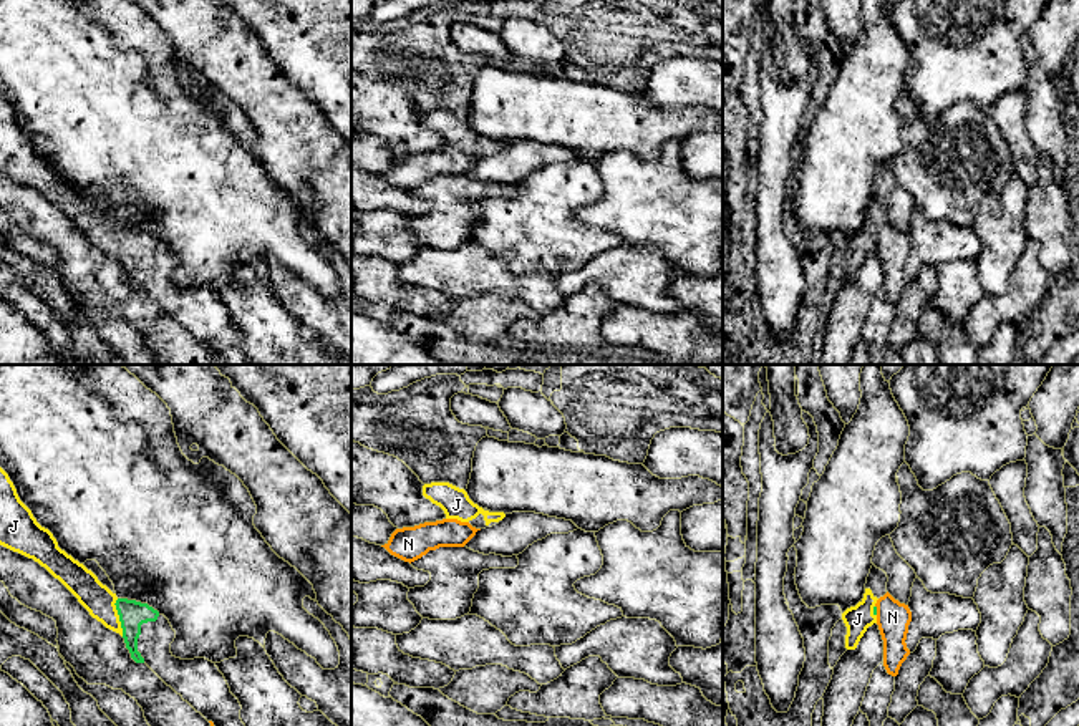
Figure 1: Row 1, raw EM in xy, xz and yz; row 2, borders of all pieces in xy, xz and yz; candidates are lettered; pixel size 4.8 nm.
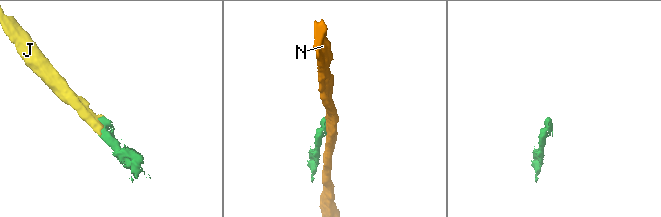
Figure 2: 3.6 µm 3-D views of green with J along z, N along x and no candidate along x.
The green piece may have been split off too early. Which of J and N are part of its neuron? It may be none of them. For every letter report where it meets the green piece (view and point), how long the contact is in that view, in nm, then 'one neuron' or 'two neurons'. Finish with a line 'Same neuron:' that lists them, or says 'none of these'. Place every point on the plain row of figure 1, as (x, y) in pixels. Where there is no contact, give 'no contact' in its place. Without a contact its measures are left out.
J: contact xy (120, 246); length 190 nm; one neuron
N: contact yz (875, 239); length 50 nm; two neurons
Same neuron: J

